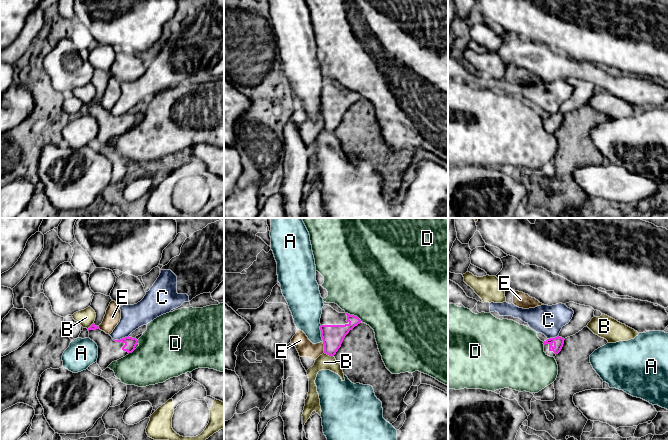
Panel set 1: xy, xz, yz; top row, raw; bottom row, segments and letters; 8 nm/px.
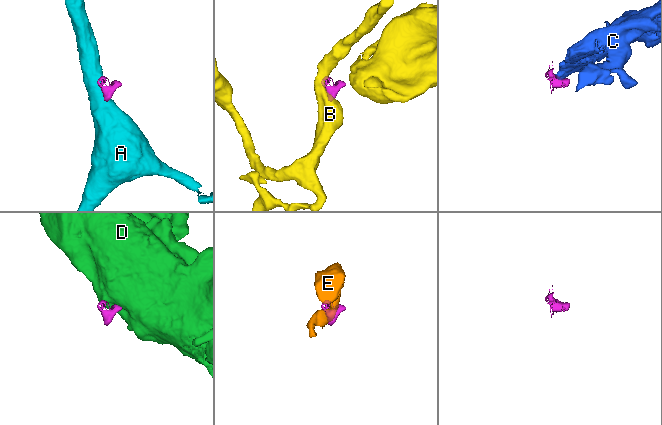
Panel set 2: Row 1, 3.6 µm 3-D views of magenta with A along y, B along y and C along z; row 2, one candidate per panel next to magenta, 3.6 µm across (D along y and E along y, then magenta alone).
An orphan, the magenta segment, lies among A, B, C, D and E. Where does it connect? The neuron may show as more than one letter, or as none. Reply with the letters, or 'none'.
none

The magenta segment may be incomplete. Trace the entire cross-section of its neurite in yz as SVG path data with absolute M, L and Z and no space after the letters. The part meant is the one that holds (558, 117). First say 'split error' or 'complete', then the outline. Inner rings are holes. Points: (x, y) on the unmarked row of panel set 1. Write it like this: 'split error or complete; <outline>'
split error; M569 78L565 81L572 85L574 90L570 98L562 103L557 113L544 117L544 128L550 133L555 133L561 127L564 116L581 107L594 93L595 86L590 82L580 81L574 78Z

